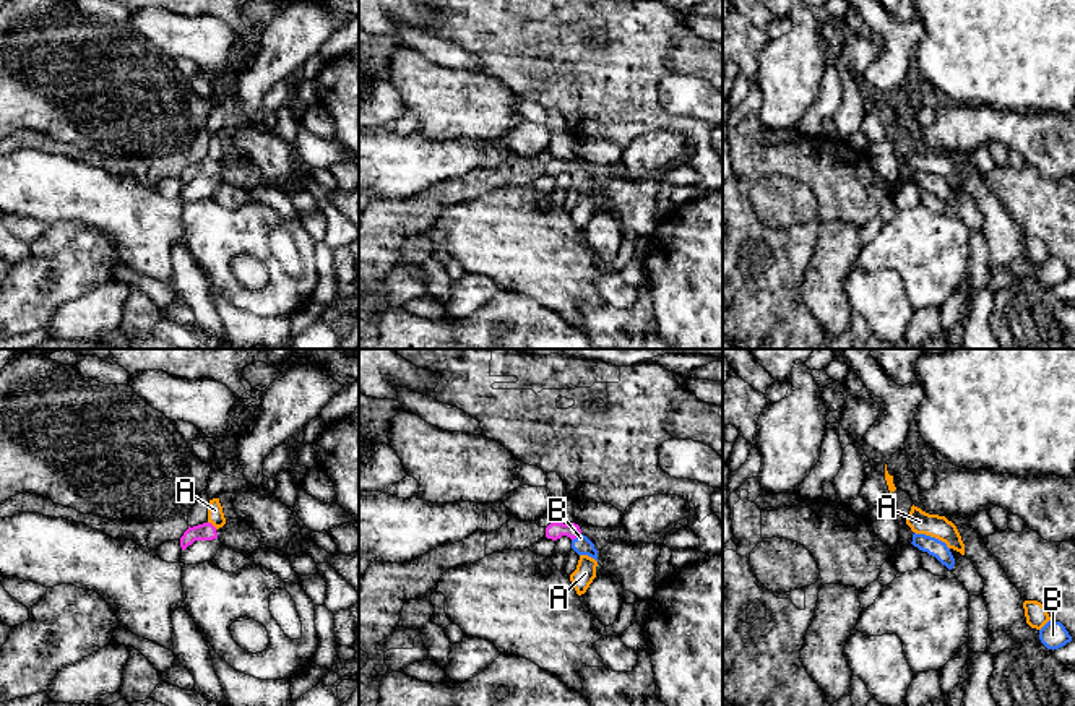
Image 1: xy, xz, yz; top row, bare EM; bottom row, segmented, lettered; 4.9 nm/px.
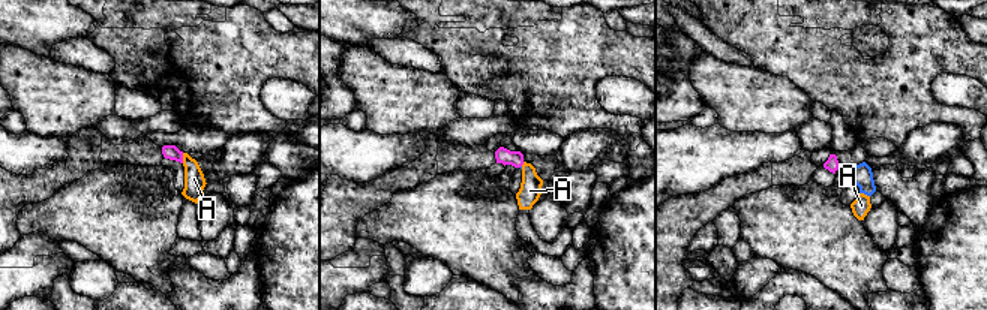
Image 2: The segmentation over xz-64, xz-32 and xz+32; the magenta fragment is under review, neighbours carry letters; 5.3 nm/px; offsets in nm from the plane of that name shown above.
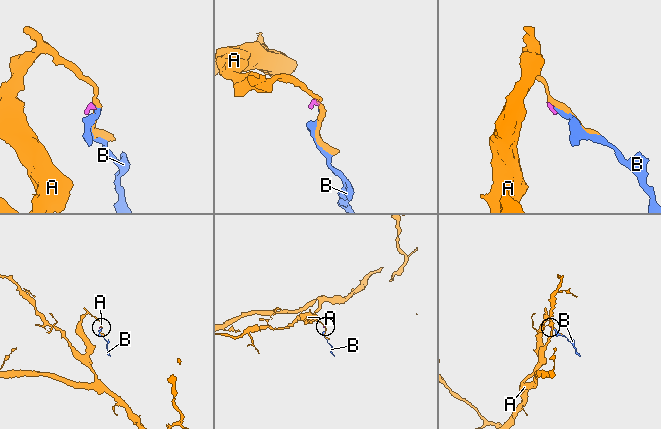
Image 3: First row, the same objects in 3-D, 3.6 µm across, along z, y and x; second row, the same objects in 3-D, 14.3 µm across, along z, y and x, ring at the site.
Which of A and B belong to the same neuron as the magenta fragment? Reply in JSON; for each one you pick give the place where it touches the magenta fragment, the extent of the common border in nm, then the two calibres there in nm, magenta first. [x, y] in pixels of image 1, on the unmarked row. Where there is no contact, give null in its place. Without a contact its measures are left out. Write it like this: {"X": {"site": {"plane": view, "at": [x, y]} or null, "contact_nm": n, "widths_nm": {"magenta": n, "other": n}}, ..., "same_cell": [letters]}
{"B": {"site": {"plane": "xz", "at": [575, 174]}, "contact_nm": 60, "widths_nm": {"magenta": 90, "other": 90}}, "same_cell": ["B"]}

